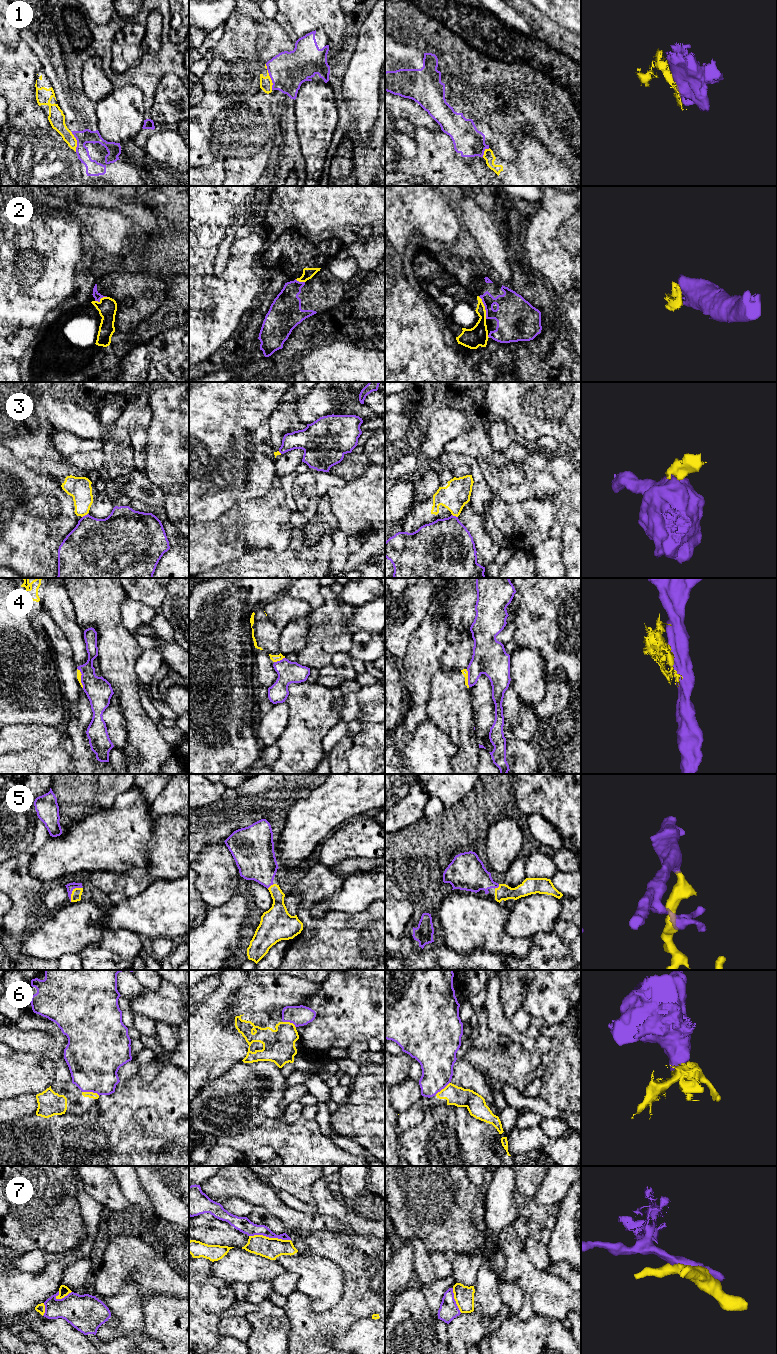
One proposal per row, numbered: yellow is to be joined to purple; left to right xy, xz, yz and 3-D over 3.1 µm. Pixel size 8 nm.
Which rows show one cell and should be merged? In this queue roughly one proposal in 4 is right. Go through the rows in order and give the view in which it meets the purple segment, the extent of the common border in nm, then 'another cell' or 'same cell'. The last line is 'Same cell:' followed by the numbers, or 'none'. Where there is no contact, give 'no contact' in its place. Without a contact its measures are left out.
1: contact in xz; length 220 nm; another cell
2: contact in yz; length 200 nm; another cell
3: contact in xy; length 60 nm; another cell
4: contact in yz; length 150 nm; another cell
5: contact in xy; length 150 nm; same cell
6: contact in xy; length 150 nm; another cell
7: contact in xz; length 340 nm; another cell
Same cell: 5

